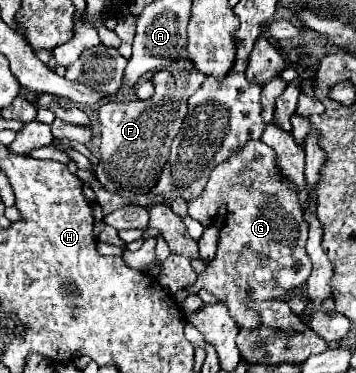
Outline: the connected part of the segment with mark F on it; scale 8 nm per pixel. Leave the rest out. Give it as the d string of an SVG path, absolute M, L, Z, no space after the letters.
M181 59L153 75L155 93L147 101L135 99L101 105L101 163L97 165L95 175L107 191L131 199L133 195L149 193L155 187L163 165L169 159L171 141L177 137L187 115L187 99L203 81L205 75L201 75L189 59Z

